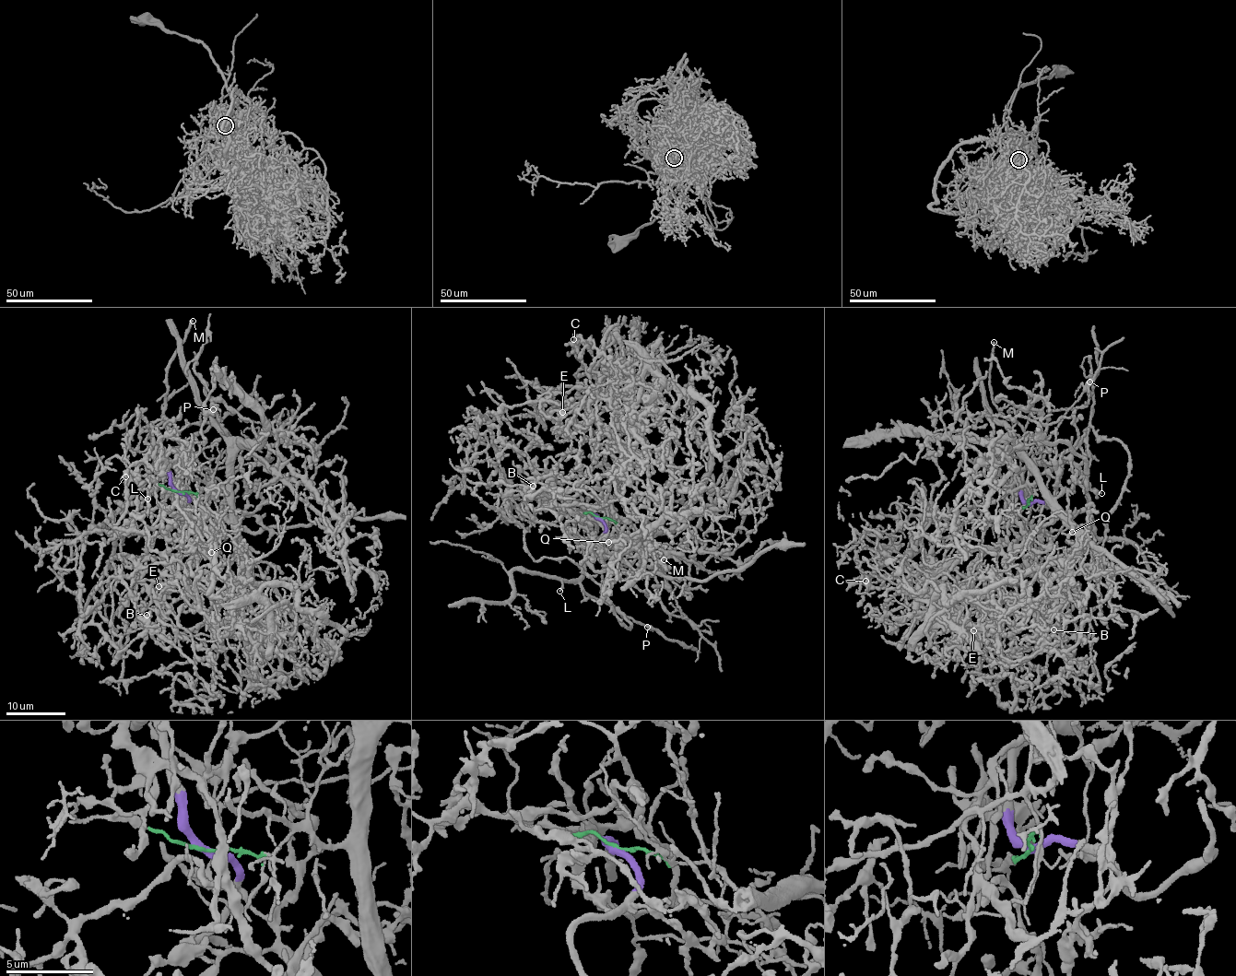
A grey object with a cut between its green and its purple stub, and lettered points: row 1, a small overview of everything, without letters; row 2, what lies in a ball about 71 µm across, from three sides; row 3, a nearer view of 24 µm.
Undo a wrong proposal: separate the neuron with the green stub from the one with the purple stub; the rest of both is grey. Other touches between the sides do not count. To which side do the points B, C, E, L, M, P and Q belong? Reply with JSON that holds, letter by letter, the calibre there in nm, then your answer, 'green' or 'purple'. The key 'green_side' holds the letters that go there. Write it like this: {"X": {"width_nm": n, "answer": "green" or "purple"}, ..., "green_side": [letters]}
{"B": {"width_nm": 180, "answer": "green"}, "C": {"width_nm": 240, "answer": "green"}, "E": {"width_nm": 150, "answer": "green"}, "L": {"width_nm": 150, "answer": "purple"}, "M": {"width_nm": 240, "answer": "purple"}, "P": {"width_nm": 100, "answer": "purple"}, "Q": {"width_nm": 170, "answer": "green"}, "green_side": ["B", "C", "E", "Q"]}

